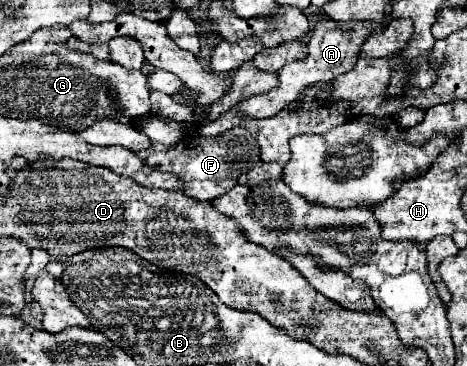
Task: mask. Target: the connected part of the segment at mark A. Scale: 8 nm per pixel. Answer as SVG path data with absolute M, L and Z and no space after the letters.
M321 21L317 23L311 31L309 31L309 41L307 41L307 55L301 57L301 61L291 61L289 65L285 65L285 69L281 69L279 77L279 85L277 89L271 89L271 93L265 93L265 97L249 97L245 101L239 101L235 105L235 109L243 115L243 117L273 117L275 113L279 113L285 105L289 105L291 101L295 101L301 95L301 89L315 85L317 81L333 81L335 77L347 73L349 69L353 69L357 55L359 55L359 47L365 41L365 37L369 37L373 31L377 31L379 27L383 27L383 23L371 23L371 21Z

